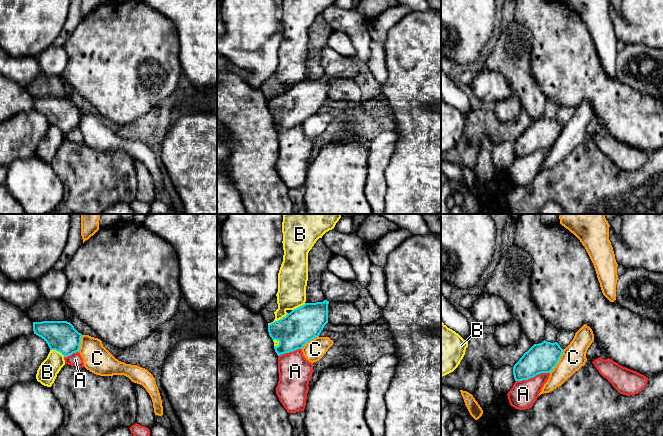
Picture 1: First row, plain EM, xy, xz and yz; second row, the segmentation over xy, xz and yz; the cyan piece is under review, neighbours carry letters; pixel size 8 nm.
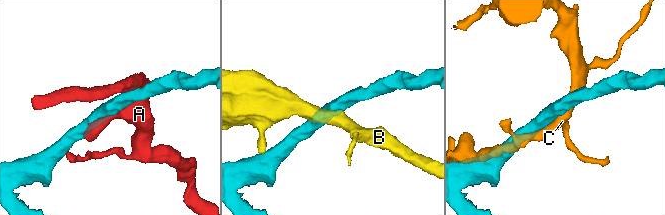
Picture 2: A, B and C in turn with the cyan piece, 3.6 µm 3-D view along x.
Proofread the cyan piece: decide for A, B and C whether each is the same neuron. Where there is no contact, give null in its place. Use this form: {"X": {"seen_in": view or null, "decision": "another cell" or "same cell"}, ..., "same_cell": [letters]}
{"A": {"seen_in": "yz", "decision": "another cell"}, "B": {"seen_in": "xz", "decision": "another cell"}, "C": {"seen_in": "yz", "decision": "another cell"}, "same_cell": []}

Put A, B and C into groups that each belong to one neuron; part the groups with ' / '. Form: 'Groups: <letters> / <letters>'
Groups: A / B / C

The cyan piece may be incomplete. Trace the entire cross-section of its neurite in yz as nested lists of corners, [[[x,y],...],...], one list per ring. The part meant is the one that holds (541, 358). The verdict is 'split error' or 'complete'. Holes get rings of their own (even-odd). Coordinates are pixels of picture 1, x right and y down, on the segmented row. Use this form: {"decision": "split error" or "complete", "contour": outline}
{"decision": "complete", "contour": [[[557,342],[534,344],[513,367],[515,381],[528,380],[541,373],[550,373],[559,361],[563,349]]]}

